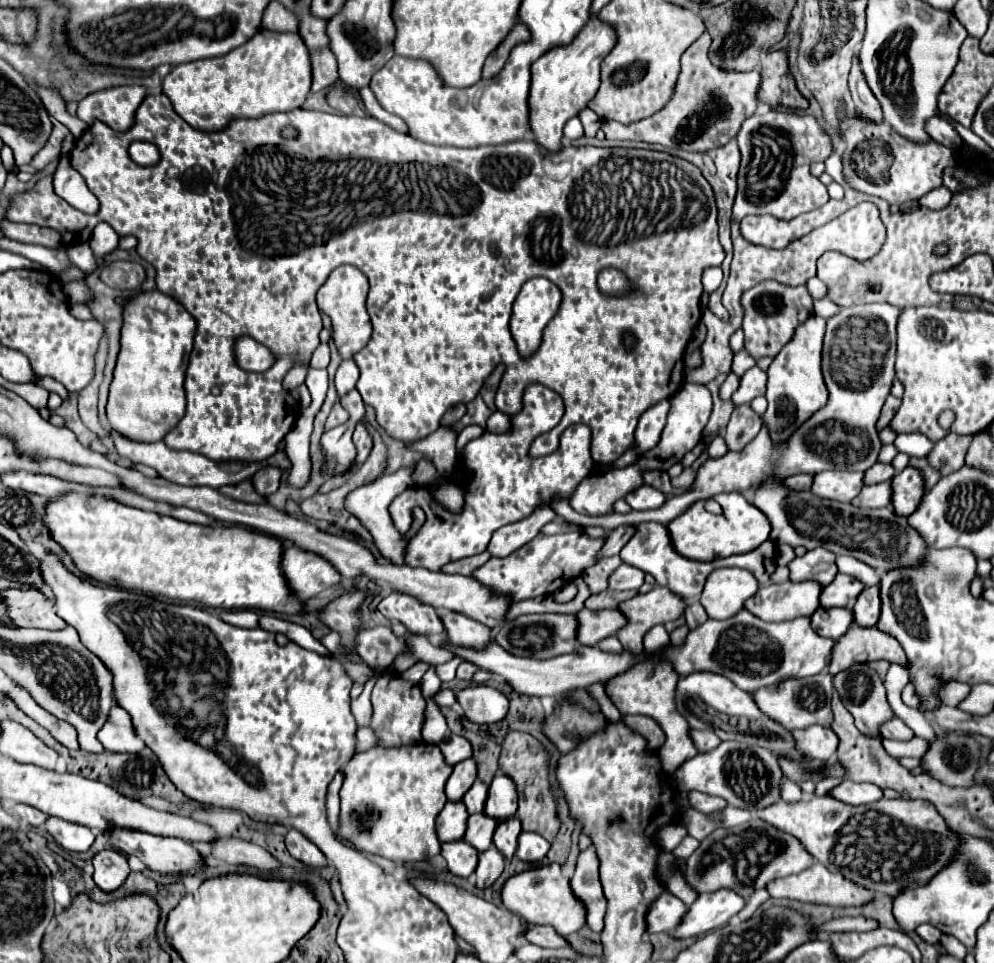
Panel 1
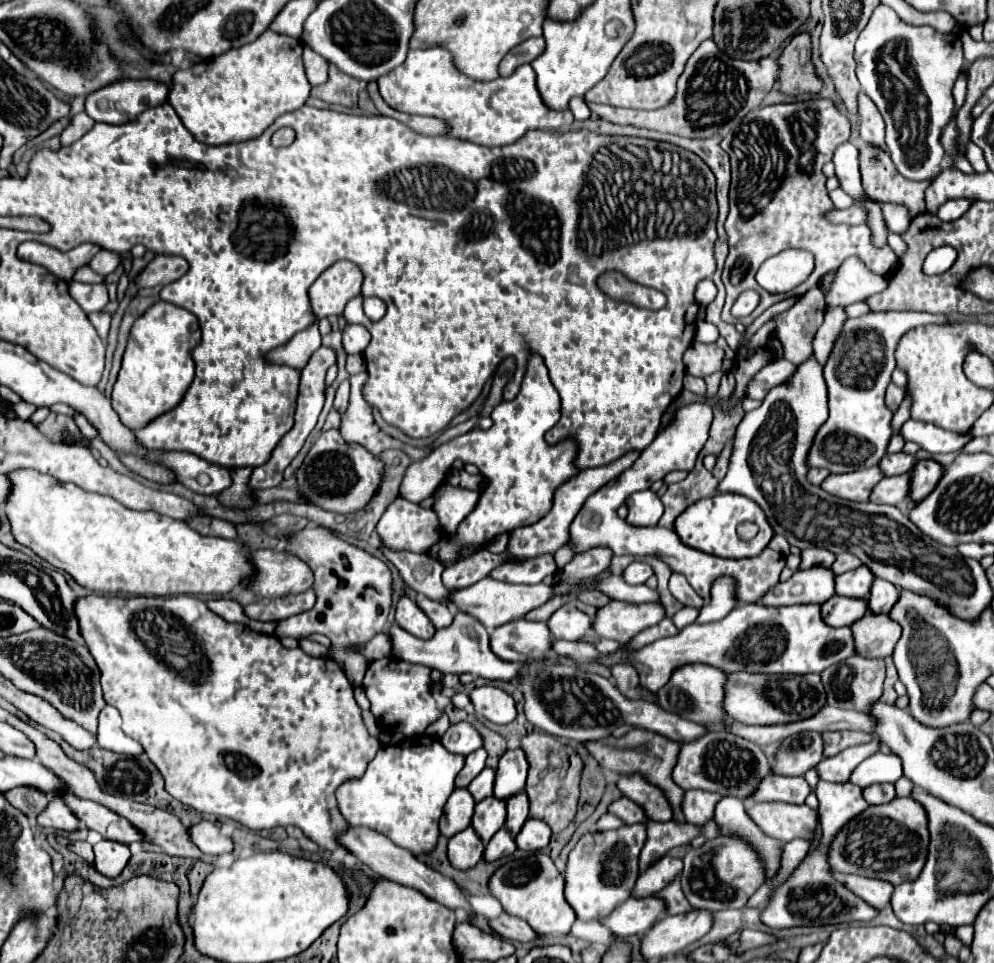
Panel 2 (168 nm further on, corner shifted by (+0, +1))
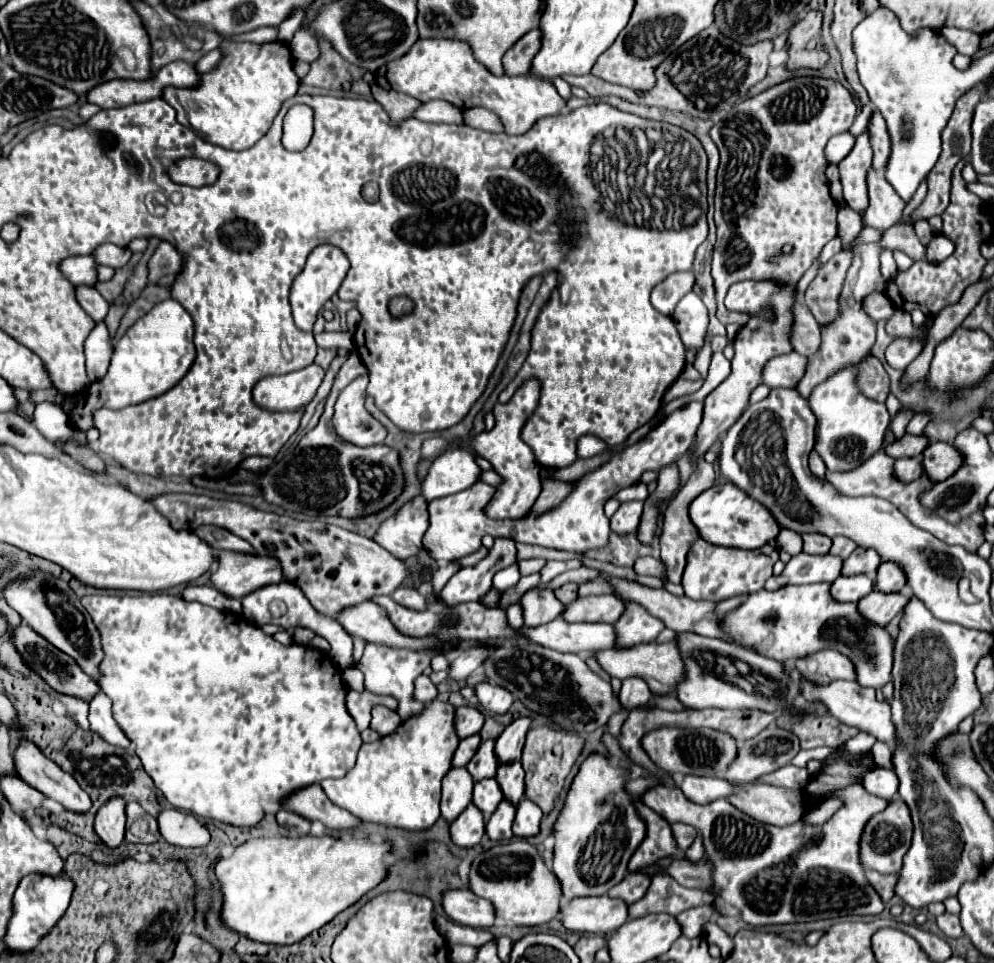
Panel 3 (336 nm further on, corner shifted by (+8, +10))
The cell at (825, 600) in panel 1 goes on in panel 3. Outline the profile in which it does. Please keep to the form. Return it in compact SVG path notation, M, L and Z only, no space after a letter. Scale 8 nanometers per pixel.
M857 548L845 562L843 562L843 576L859 576L859 572L867 572L867 574L875 574L877 566L881 564L881 558L875 550L865 550L865 548Z

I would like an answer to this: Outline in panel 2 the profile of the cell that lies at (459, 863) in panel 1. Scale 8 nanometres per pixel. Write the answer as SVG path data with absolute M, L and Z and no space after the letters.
M467 827L465 831L453 835L449 839L449 861L455 869L471 869L479 863L479 859L483 857L485 845L479 839L479 835L475 833L473 827Z

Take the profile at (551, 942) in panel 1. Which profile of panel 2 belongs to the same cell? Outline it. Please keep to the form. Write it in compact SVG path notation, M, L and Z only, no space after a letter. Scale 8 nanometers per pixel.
M501 913L499 917L489 919L489 927L495 935L509 941L533 941L537 937L535 931L527 925L527 921L513 917L509 913Z

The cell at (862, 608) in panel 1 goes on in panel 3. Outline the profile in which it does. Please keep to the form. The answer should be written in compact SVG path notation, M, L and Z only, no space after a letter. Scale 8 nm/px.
M881 562L875 578L875 590L879 592L901 592L905 586L905 576L901 568L893 562Z

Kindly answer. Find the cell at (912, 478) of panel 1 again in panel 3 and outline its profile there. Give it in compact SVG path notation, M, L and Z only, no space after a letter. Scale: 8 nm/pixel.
M933 442L923 452L923 472L933 482L949 478L961 466L961 454L945 442Z

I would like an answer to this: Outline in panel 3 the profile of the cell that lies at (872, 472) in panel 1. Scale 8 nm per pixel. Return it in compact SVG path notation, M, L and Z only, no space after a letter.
M905 434L903 438L891 442L885 446L887 454L891 458L915 458L915 456L921 456L921 452L927 448L929 440L925 436L911 436L911 434Z

